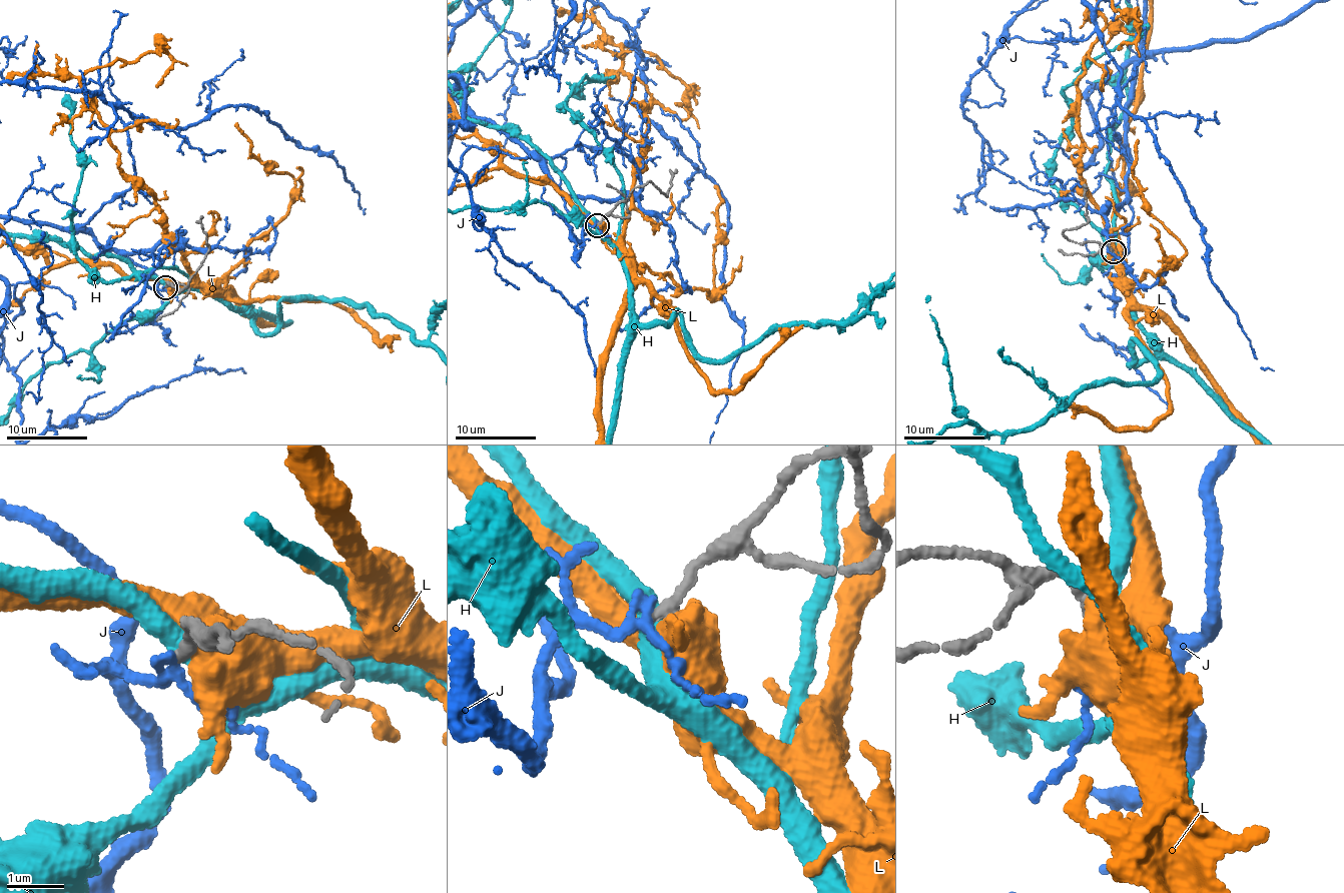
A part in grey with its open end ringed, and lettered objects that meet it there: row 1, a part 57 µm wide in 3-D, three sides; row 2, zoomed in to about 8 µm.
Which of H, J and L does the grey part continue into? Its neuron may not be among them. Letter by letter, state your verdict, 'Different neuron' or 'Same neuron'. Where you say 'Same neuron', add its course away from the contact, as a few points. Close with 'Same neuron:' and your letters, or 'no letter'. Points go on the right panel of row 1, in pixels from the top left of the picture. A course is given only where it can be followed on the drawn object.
H: Different neuron
J: Different neuron
L: Different neuron
Same neuron: no letter

